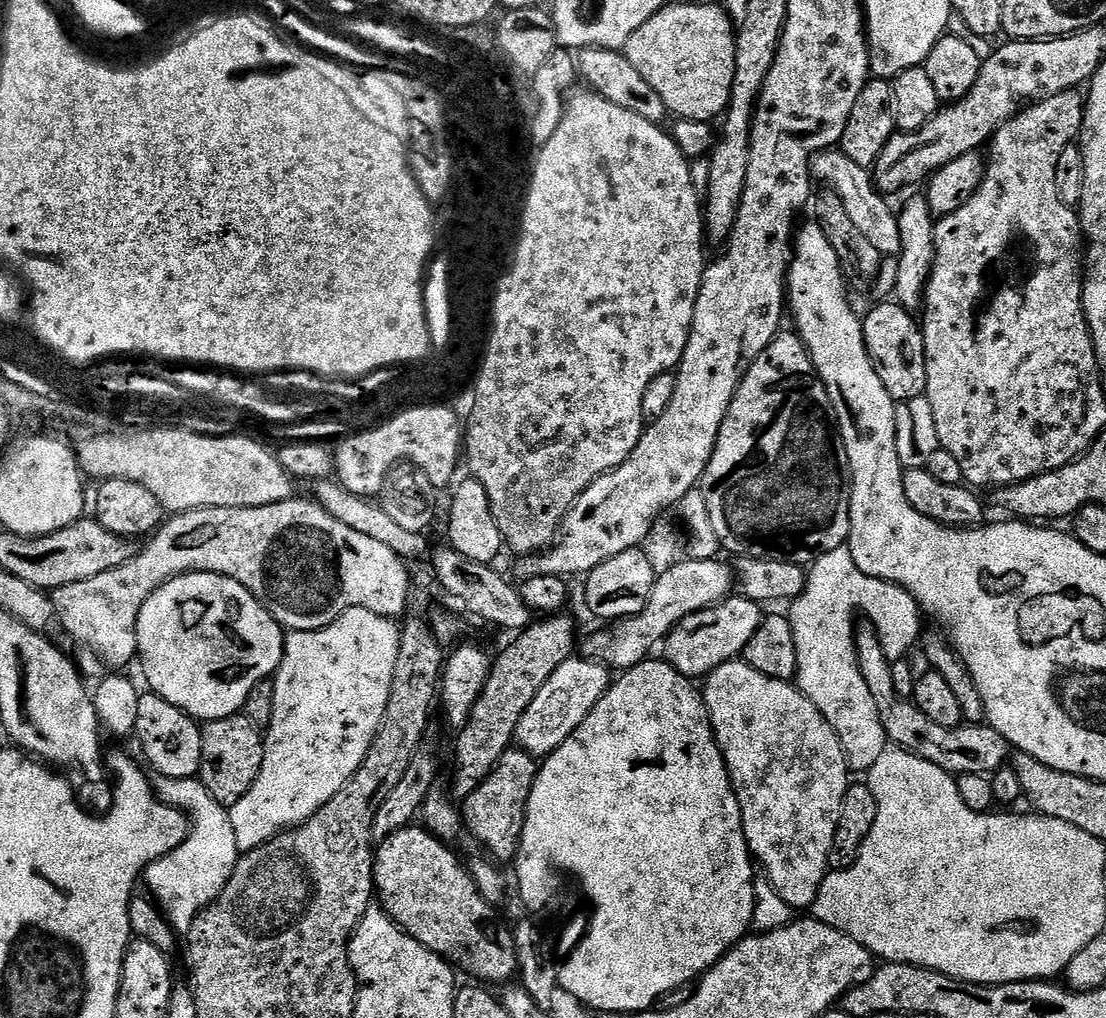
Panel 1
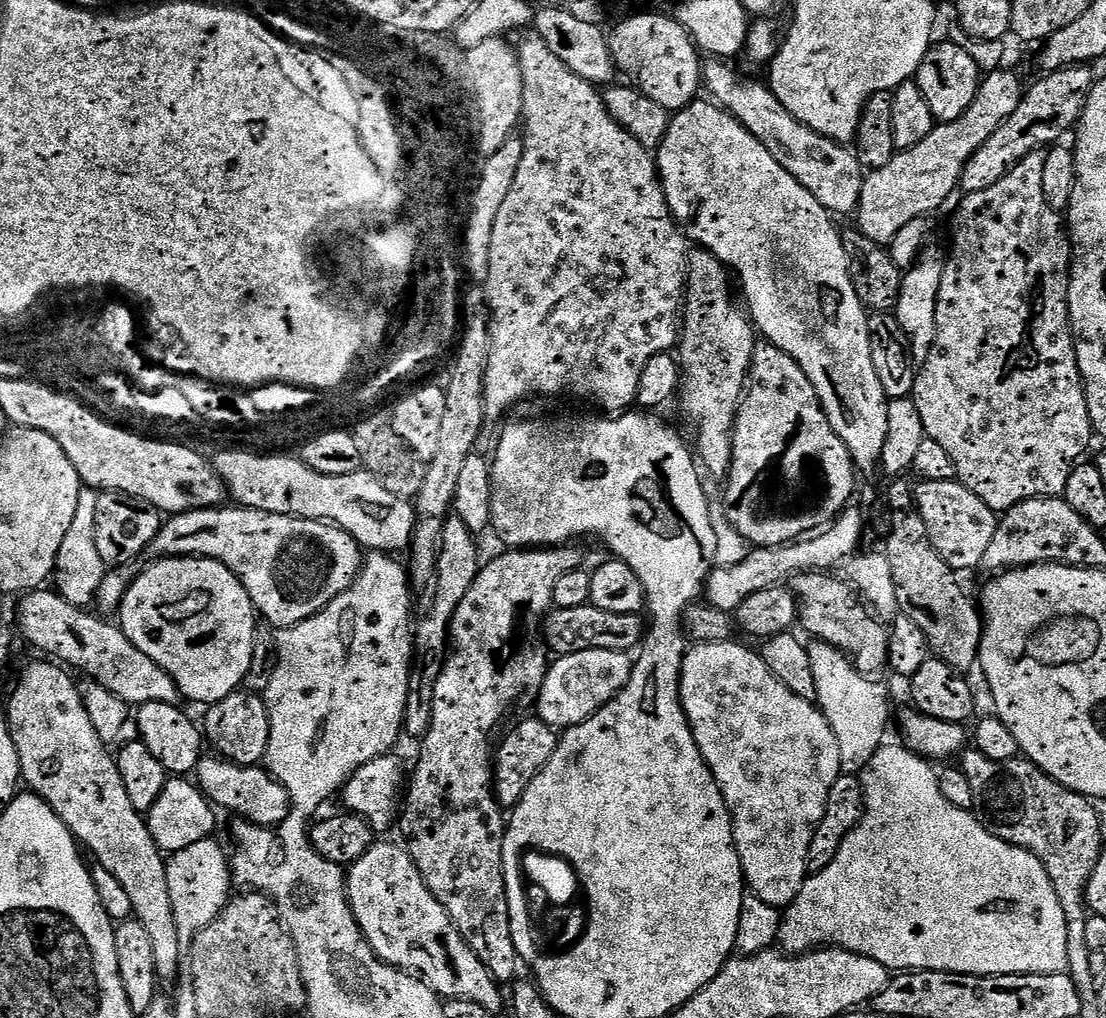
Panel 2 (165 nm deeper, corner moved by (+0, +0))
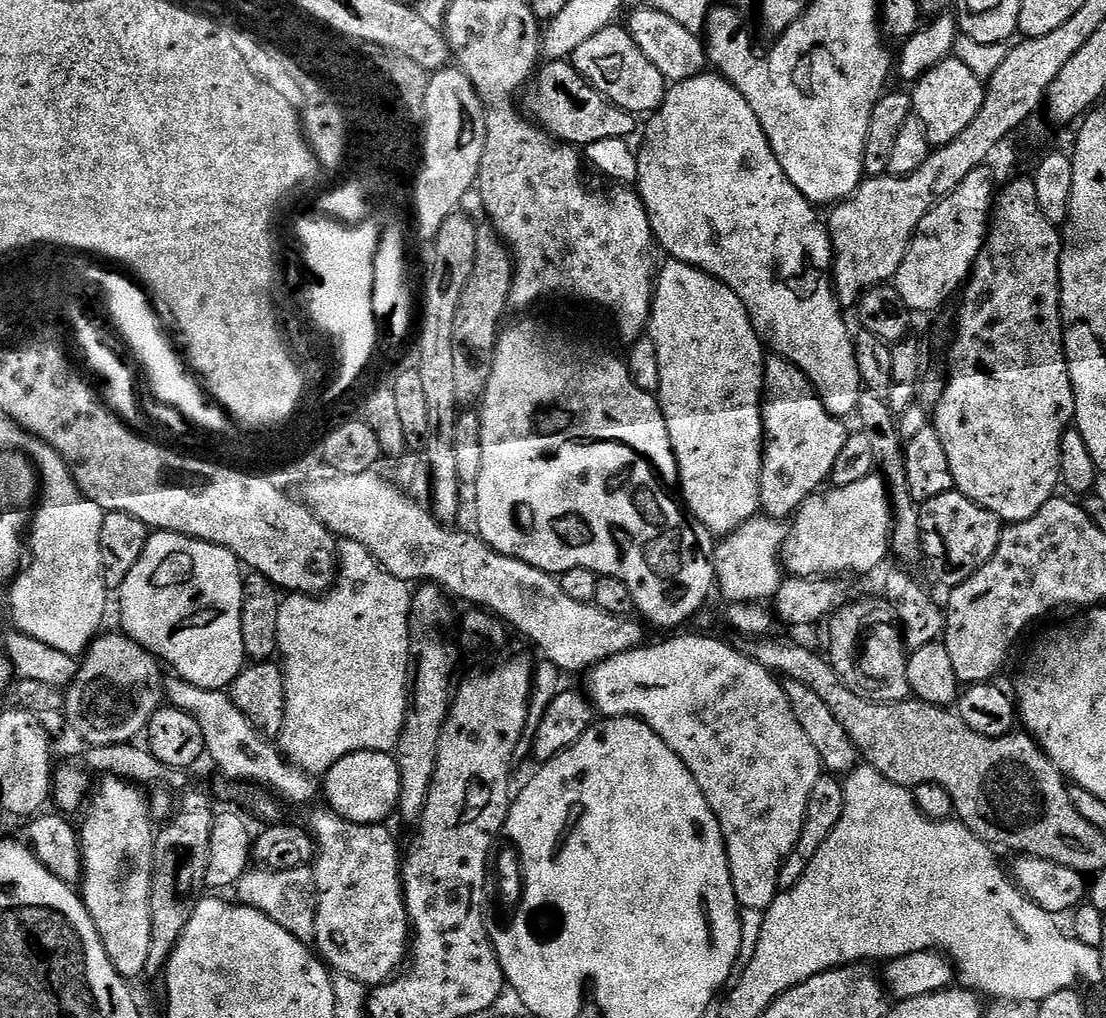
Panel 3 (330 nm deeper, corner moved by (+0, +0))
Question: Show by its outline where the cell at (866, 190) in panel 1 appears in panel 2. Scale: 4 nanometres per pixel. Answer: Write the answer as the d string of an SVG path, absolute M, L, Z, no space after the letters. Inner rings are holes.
M720 58L703 61L703 91L709 92L707 95L719 107L730 113L747 132L754 134L754 138L758 138L758 142L762 142L762 146L770 150L774 162L778 162L778 166L782 166L782 170L786 170L786 174L794 177L802 187L810 190L810 194L818 198L820 205L829 214L855 213L866 175L855 151L839 144L837 140L810 130L810 126L802 126L802 122L790 115L778 102L778 98L774 98L767 83L754 84L750 80L743 80L728 64L731 63Z

